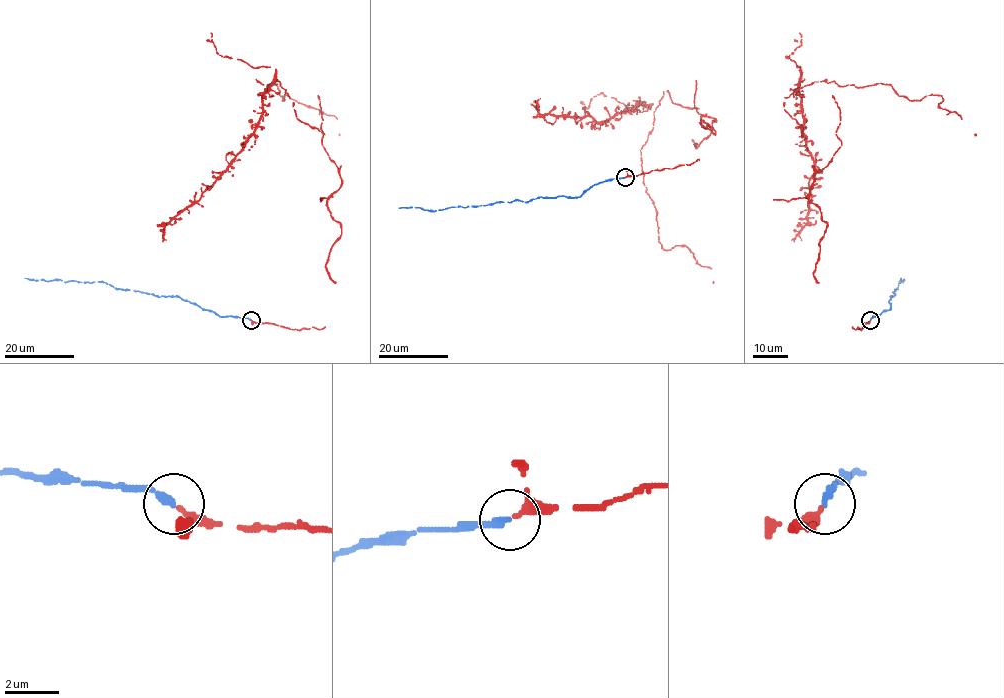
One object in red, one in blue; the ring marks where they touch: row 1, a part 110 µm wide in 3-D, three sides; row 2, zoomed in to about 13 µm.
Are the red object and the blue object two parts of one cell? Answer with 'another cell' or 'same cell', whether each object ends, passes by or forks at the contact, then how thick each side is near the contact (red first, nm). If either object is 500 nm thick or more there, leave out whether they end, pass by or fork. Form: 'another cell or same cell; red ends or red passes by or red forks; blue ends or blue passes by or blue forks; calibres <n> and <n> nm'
same cell; red passes by; blue ends; calibres 200 and 280 nm

